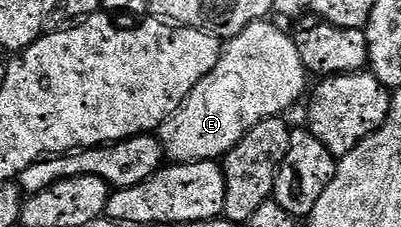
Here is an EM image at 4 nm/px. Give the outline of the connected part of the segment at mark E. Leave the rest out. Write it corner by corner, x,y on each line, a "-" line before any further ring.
269,20
257,21
244,31
225,42
222,57
212,67
212,71
200,83
196,83
194,90
180,103
180,107
156,131
156,136
162,142
163,154
175,165
187,165
197,161
218,161
252,131
252,127
270,117
282,117
285,109
290,109
307,92
306,80
308,74
304,63
300,59
300,51
296,51
296,43
289,32
286,33
276,26
270,25

